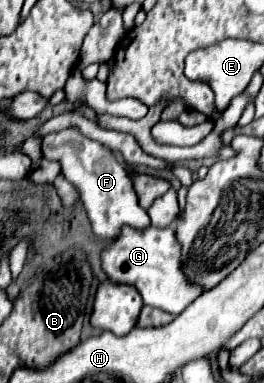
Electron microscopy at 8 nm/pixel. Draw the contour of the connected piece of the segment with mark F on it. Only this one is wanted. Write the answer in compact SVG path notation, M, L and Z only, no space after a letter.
M66 128L62 132L46 134L42 142L42 152L44 158L58 160L62 164L62 174L82 194L82 202L88 212L94 234L104 240L112 240L122 228L122 224L130 224L134 228L144 228L146 224L150 224L146 210L138 204L138 196L132 188L128 172L118 164L112 150L108 150L106 146L86 138L76 128Z

